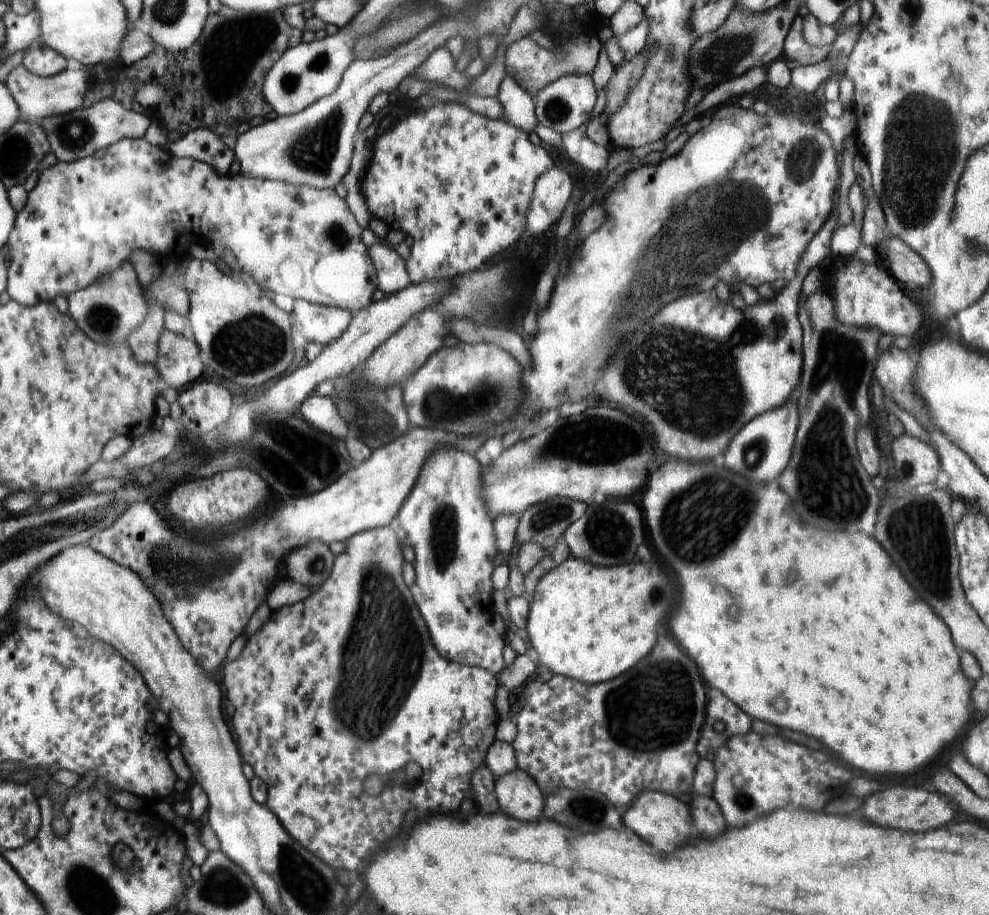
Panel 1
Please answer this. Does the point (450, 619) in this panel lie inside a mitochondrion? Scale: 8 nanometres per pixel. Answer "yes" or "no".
no

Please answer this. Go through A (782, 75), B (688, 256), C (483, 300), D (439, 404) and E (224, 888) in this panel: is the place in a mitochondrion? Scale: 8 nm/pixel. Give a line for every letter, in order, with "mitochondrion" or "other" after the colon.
A: other
B: mitochondrion
C: mitochondrion
D: mitochondrion
E: mitochondrion

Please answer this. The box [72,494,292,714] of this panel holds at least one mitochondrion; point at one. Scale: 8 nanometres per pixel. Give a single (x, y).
(219, 565)

